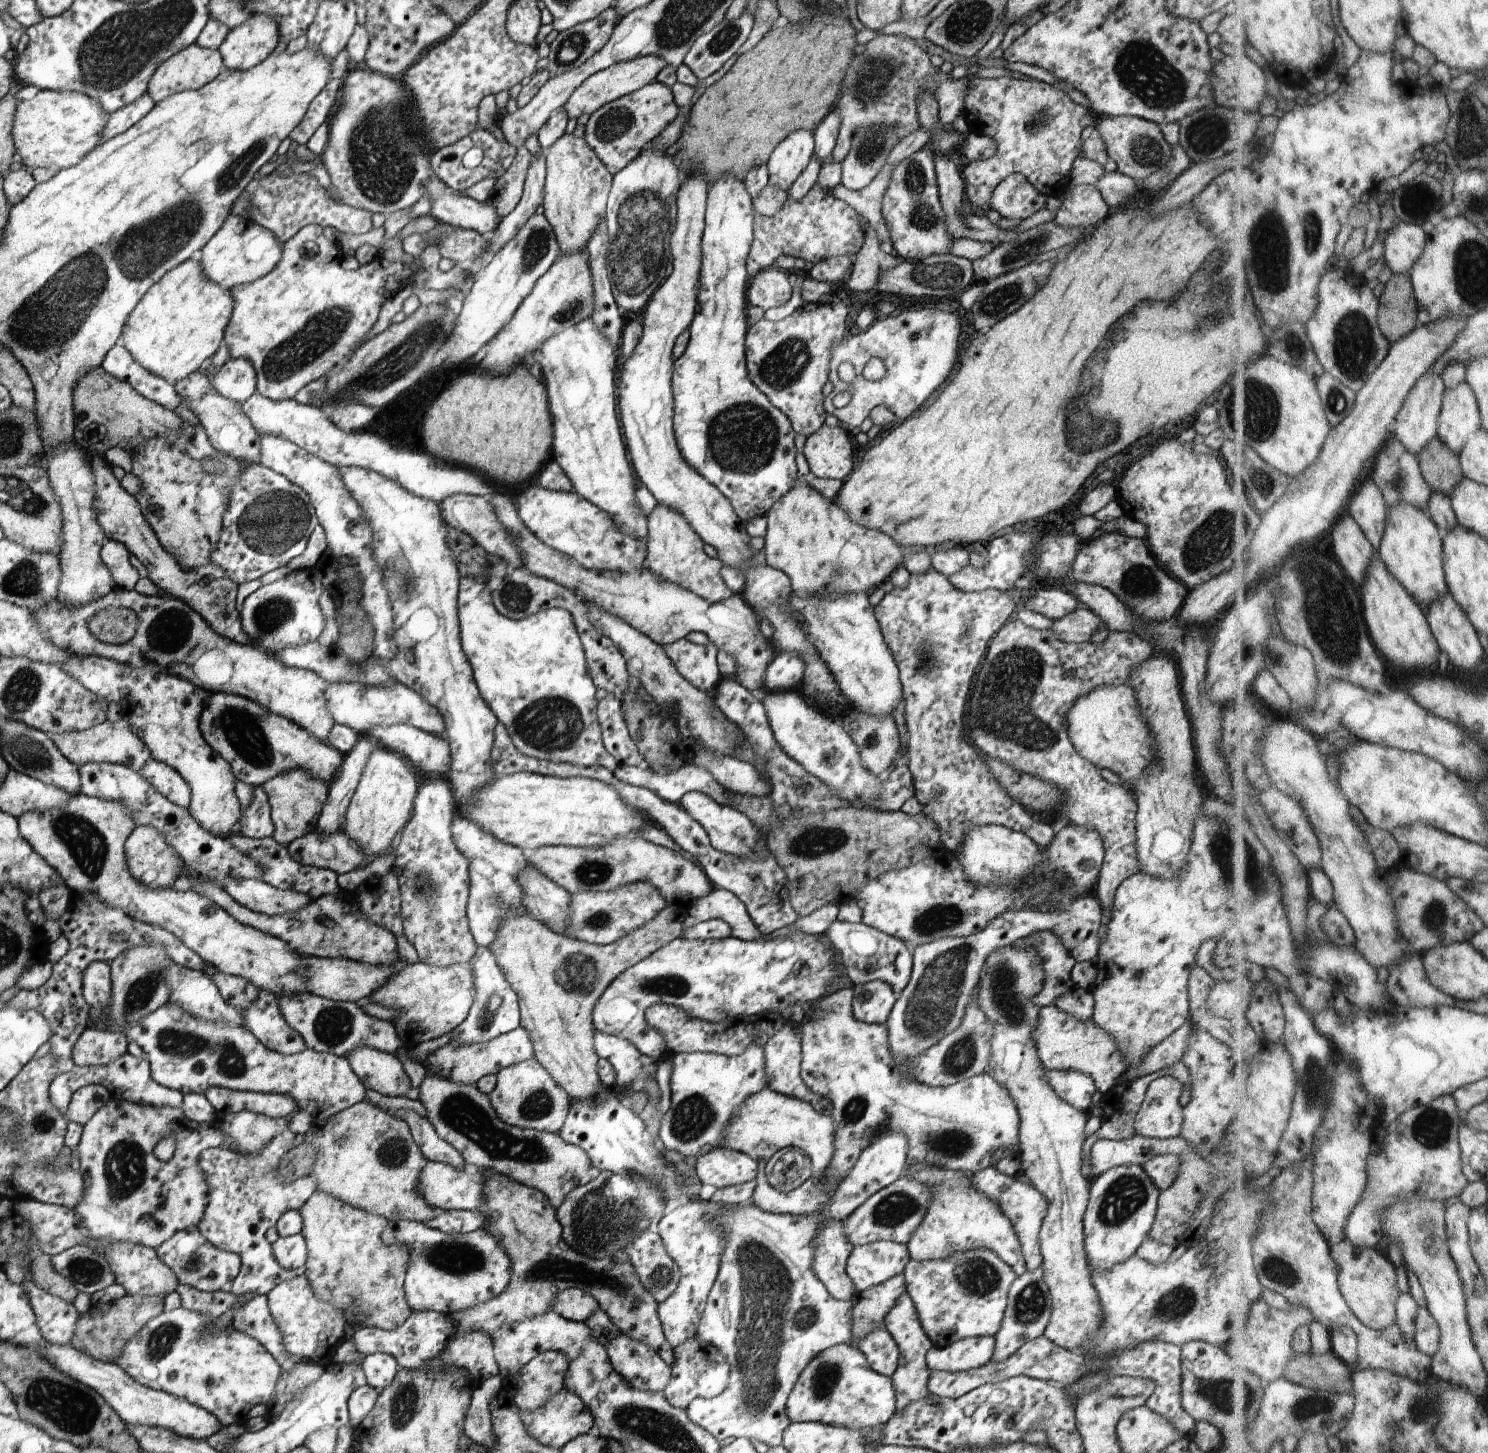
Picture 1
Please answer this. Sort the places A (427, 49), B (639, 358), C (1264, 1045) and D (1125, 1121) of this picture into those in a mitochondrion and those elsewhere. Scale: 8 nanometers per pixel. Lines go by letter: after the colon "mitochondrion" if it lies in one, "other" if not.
A: other
B: other
C: other
D: other

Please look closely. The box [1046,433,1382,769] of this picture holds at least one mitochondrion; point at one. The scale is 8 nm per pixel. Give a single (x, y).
(1330, 611)

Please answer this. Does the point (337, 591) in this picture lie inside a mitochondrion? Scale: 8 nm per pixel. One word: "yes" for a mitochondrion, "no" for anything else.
no

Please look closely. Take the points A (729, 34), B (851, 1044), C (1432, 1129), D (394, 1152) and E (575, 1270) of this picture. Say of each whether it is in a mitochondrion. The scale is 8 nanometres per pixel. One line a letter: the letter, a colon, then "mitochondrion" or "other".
A: mitochondrion
B: other
C: mitochondrion
D: mitochondrion
E: mitochondrion

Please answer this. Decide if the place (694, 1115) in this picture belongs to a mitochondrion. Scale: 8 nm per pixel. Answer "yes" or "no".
yes

